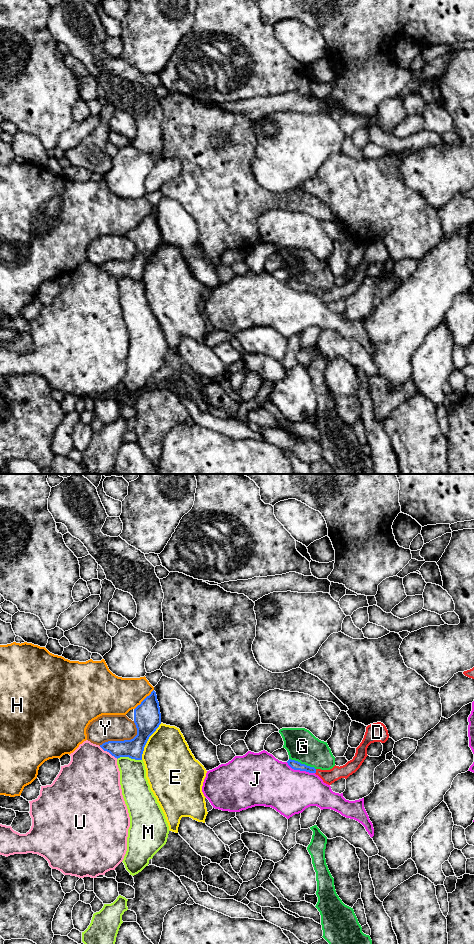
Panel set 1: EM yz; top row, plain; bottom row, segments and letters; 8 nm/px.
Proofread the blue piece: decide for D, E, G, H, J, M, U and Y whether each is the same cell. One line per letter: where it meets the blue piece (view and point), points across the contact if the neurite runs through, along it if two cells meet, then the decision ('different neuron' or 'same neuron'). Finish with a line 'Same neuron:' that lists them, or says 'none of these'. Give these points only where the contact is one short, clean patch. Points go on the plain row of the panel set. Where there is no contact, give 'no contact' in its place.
D: yz (315, 291) | across yz (295, 285), (315, 291), (330, 296) | same neuron
E: yz (147, 260) | different neuron
G: yz (302, 284) | along yz (289, 278), (312, 286), (315, 289) | different neuron
H: yz (144, 219) | different neuron
J: yz (300, 290) | different neuron
M: yz (129, 277) | different neuron
U: yz (108, 271) | different neuron
Y: yz (124, 260) | different neuron
Same neuron: D

